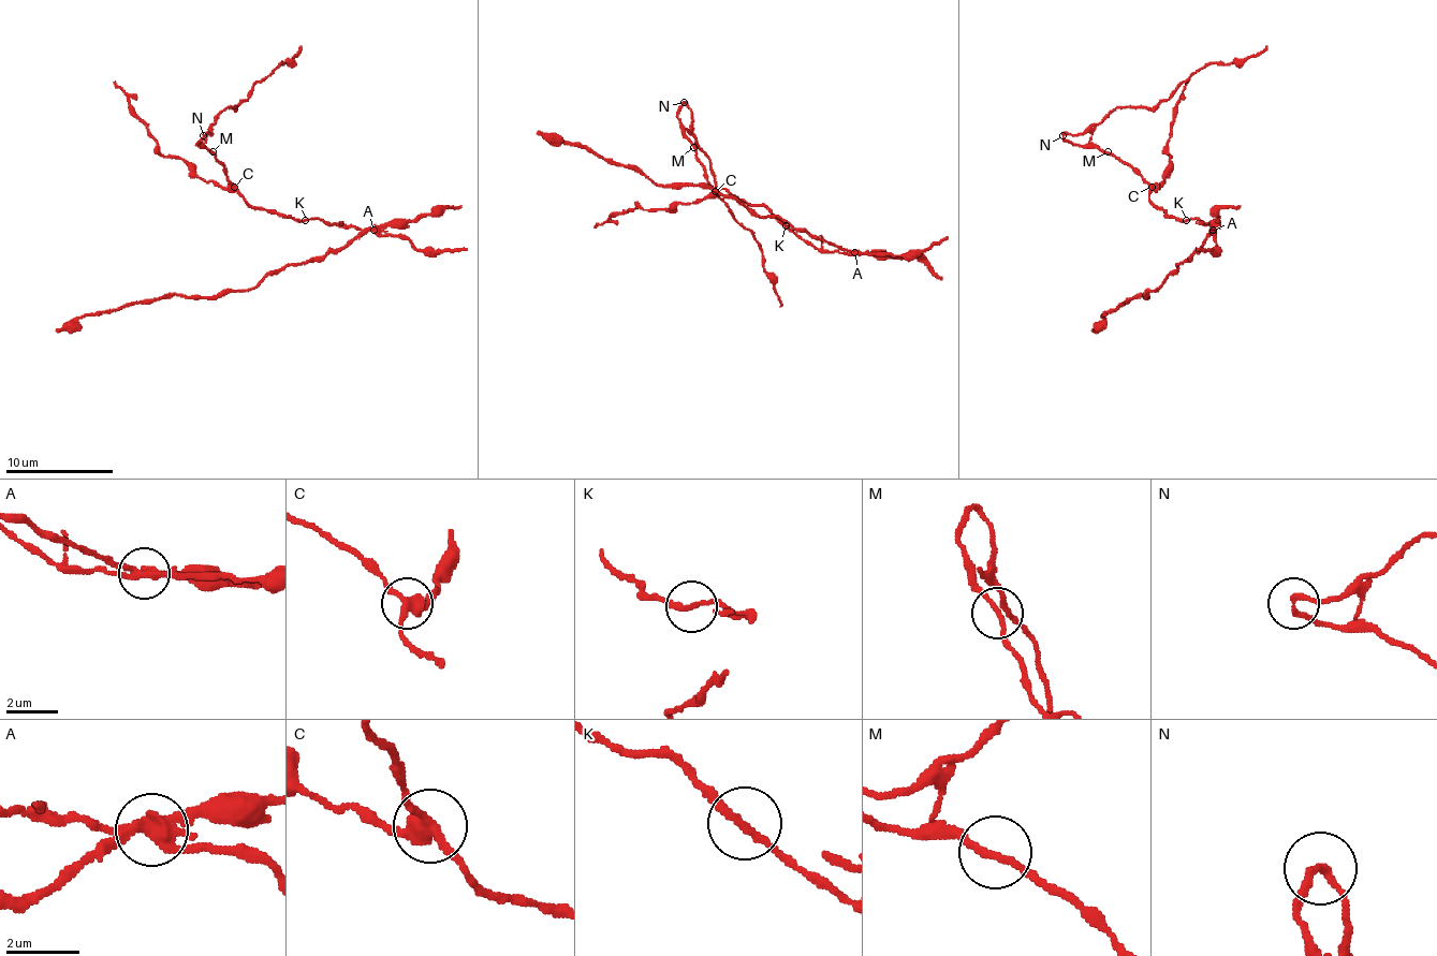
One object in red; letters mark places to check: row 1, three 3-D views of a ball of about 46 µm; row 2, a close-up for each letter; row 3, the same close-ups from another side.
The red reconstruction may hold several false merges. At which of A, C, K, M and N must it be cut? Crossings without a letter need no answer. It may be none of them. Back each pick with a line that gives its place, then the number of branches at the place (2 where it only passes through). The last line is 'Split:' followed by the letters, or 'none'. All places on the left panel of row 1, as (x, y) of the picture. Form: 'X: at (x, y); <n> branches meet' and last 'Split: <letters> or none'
A: at (374, 230); 4 branches meet
C: at (234, 187); 3 branches meet
N: at (203, 135); 2 branches meet
Split: A, C, N

